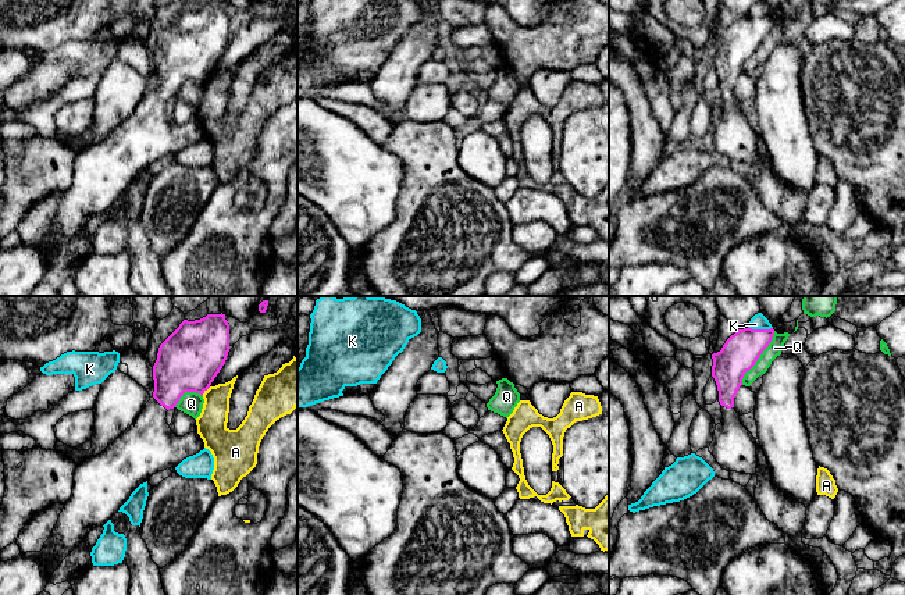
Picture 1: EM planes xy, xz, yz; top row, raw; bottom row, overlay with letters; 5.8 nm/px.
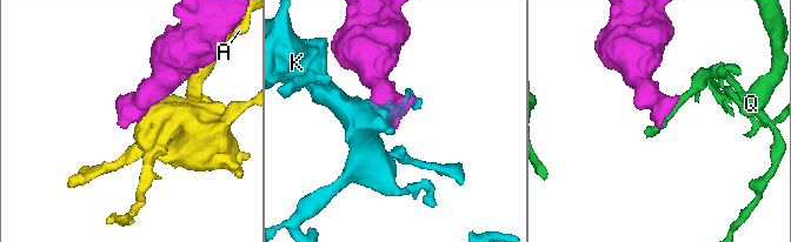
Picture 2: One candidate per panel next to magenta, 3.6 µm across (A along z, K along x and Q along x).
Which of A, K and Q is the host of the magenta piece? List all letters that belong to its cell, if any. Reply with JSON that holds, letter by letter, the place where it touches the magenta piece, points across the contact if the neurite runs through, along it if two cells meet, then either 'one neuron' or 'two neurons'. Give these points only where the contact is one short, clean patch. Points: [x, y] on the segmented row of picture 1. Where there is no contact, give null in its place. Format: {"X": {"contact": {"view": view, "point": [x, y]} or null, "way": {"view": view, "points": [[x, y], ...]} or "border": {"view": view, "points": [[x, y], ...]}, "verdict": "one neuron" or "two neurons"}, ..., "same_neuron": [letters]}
{"A": {"contact": {"view": "xy", "point": [206, 389]}, "verdict": "two neurons"}, "K": {"contact": {"view": "yz", "point": [761, 330]}, "border": {"view": "yz", "points": [[748, 325], [752, 328], [772, 328]]}, "verdict": "two neurons"}, "Q": {"contact": {"view": "yz", "point": [759, 356]}, "verdict": "two neurons"}, "same_neuron": []}

